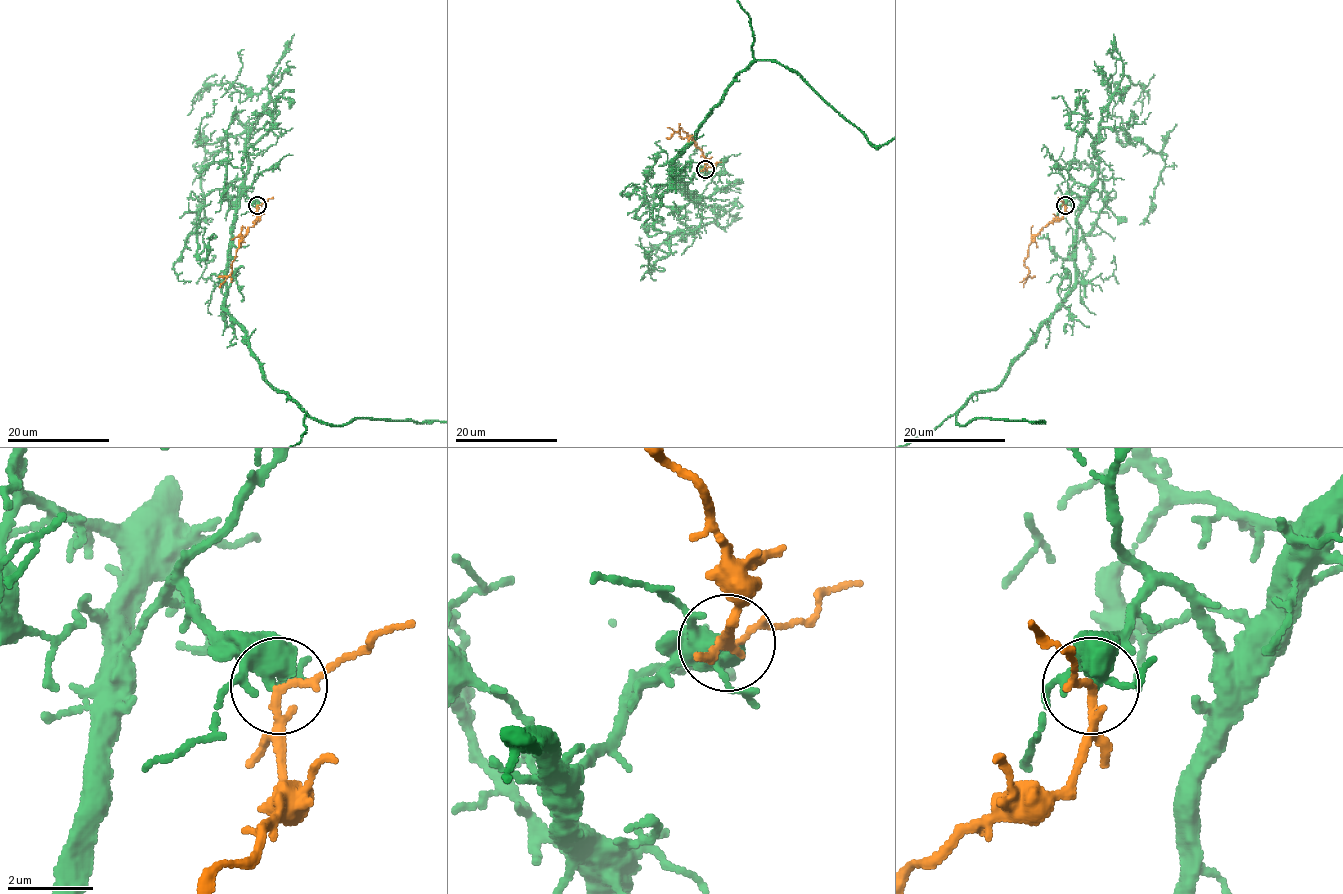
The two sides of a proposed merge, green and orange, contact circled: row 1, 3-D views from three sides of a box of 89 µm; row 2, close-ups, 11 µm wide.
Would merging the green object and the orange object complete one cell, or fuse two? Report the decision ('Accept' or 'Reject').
Accept

